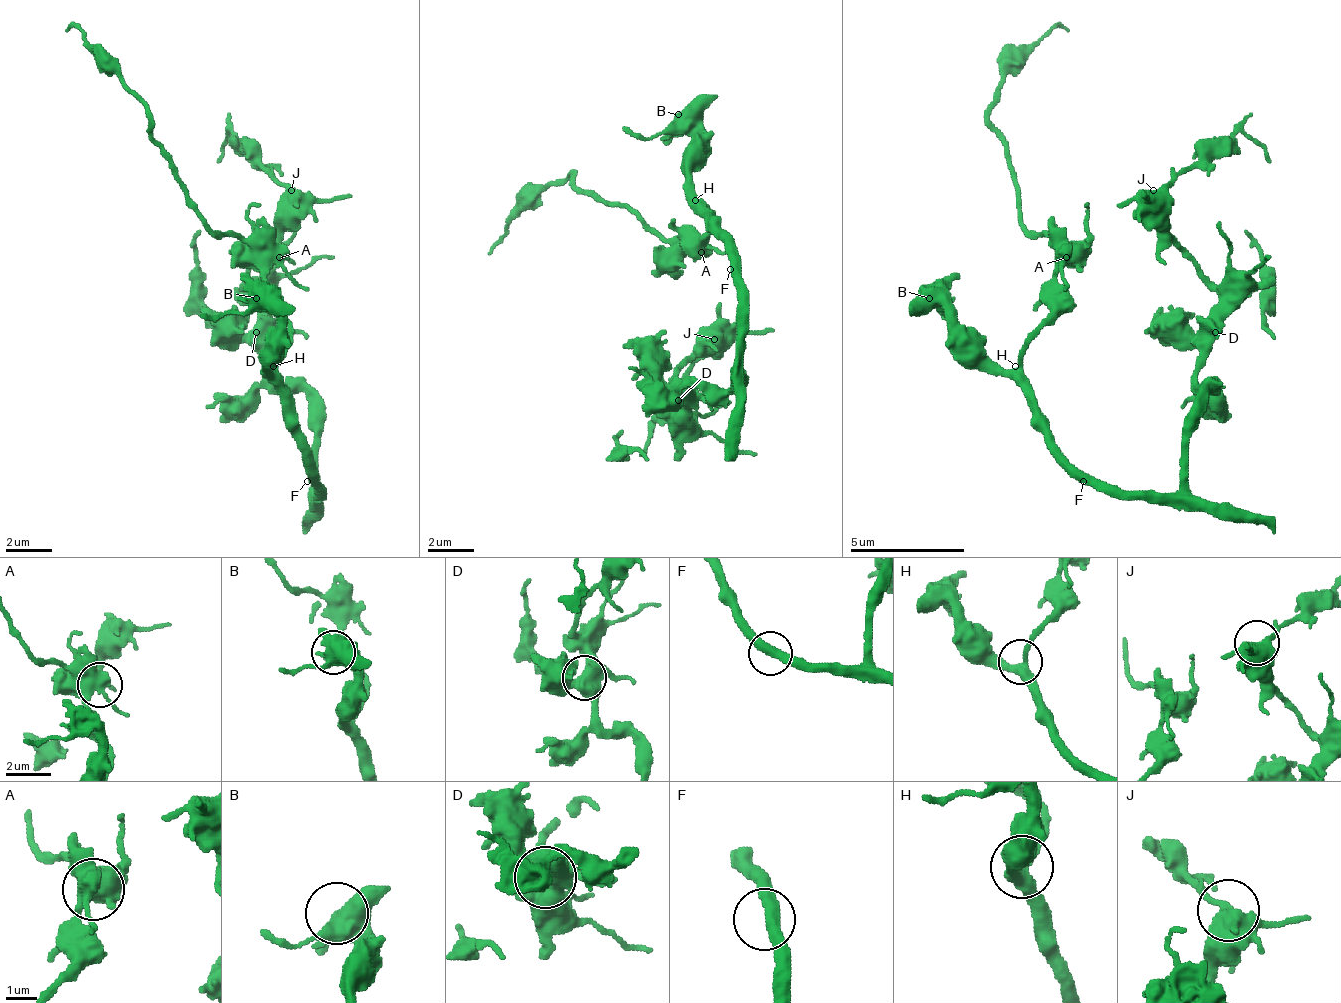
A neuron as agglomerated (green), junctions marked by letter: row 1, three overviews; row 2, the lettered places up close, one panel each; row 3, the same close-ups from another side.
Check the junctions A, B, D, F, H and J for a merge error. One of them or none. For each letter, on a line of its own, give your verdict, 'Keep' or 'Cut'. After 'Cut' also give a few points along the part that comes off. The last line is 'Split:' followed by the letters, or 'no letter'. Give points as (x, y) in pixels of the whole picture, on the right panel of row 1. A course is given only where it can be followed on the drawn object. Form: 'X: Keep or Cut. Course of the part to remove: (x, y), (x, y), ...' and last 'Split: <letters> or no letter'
A: Keep
B: Keep
D: Keep
F: Keep
H: Keep
J: Keep
Split: no letter

